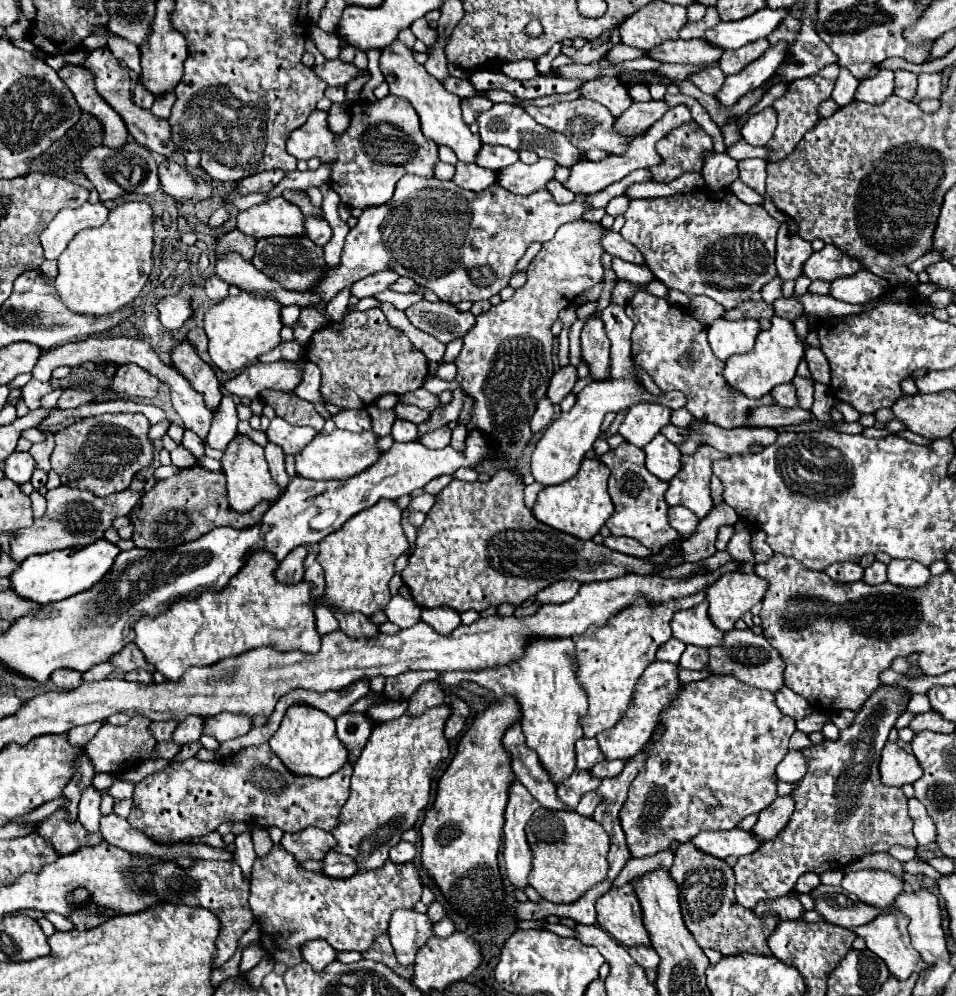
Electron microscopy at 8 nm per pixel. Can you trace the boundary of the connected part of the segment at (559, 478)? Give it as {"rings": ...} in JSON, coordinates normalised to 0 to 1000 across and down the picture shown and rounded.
{"rings":[[[638,381],[638,383],[617,385],[615,389],[611,389],[605,395],[605,403],[598,409],[598,413],[588,415],[579,425],[575,425],[571,435],[567,437],[567,441],[561,445],[559,455],[556,455],[556,477],[559,477],[559,481],[563,485],[567,485],[569,489],[584,487],[584,485],[598,481],[607,469],[607,463],[619,451],[623,439],[628,437],[628,427],[630,427],[632,417],[636,413],[646,415],[649,411],[657,411],[667,403],[686,403],[686,405],[699,407],[701,411],[713,411],[720,401],[715,395],[699,395],[699,397],[684,399],[674,389],[663,385],[661,381]]]}

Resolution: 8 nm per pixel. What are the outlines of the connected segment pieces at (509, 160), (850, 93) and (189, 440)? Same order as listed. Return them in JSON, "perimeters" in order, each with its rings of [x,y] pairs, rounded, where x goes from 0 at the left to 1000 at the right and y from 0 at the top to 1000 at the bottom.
{"perimeters":[[[[504,146],[502,158],[498,158],[498,164],[506,166],[508,170],[527,170],[531,166],[538,166],[540,162],[544,162],[542,152],[531,148],[515,148],[515,146]]],[[[879,69],[874,87],[872,87],[872,91],[870,91],[870,99],[872,99],[877,105],[885,105],[885,103],[893,101],[893,93],[895,93],[895,89],[897,89],[897,81],[895,81],[895,77],[891,77],[891,73]]],[[[192,433],[192,441],[190,441],[190,447],[197,451],[197,453],[201,453],[205,459],[211,459],[213,457],[213,443],[205,437],[205,435],[201,435],[201,433]]]]}

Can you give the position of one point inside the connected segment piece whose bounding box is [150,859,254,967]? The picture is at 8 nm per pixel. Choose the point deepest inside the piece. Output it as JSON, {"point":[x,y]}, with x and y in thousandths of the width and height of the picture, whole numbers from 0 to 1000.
{"point":[229,890]}

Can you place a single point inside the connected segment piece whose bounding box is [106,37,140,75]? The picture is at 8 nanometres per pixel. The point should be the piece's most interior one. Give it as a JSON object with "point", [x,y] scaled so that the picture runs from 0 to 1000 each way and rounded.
{"point":[130,50]}

